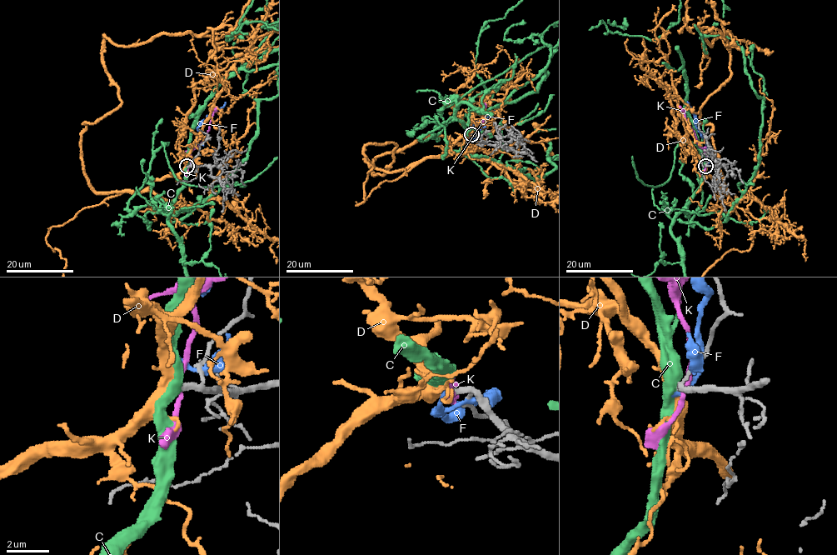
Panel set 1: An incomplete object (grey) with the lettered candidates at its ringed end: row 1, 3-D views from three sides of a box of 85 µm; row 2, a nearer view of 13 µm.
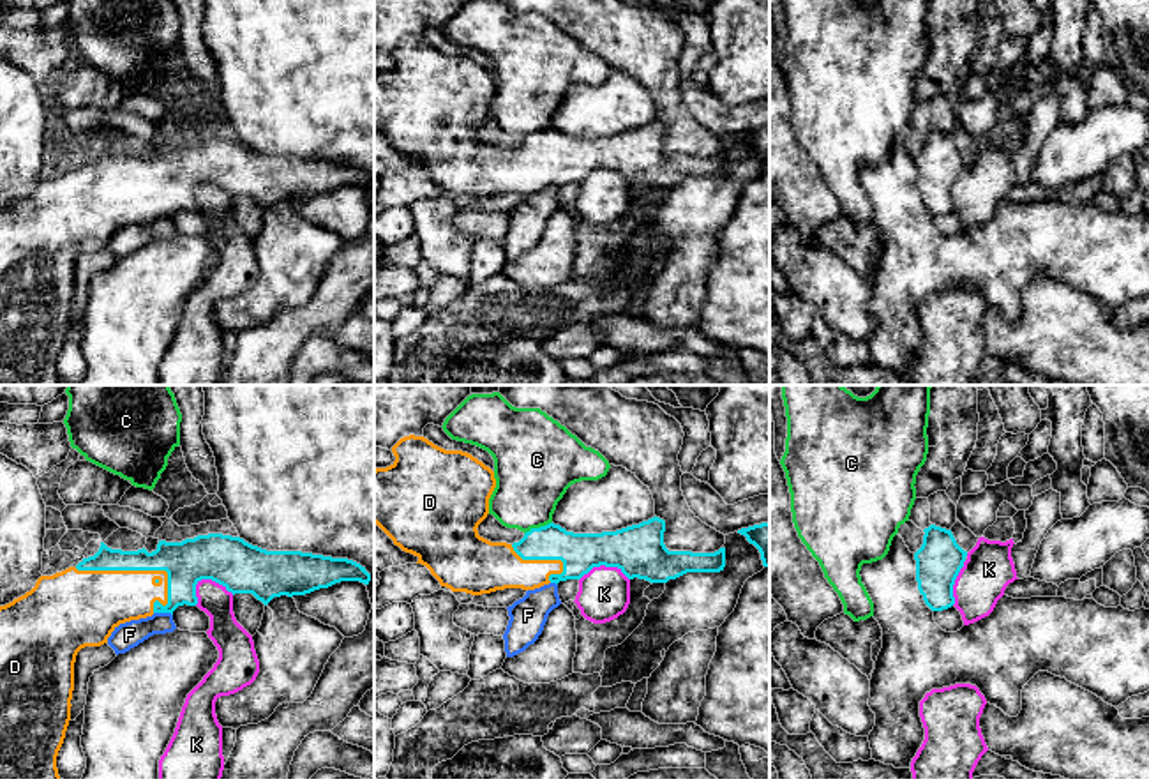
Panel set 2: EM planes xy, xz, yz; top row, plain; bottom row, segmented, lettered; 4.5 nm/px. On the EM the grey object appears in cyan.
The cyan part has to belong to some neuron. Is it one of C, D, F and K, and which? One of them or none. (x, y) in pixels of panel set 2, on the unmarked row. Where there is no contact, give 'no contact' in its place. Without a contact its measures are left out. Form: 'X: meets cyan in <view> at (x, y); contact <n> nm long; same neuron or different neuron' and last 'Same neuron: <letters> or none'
C: meets cyan in xz at (537, 133); contact 140 nm long; different neuron
D: meets cyan in xy at (136, 173); contact 460 nm long; same neuron
F: meets cyan in xy at (163, 216); contact 90 nm long; different neuron
K: meets cyan in xy at (205, 182); contact 190 nm long; different neuron
Same neuron: D

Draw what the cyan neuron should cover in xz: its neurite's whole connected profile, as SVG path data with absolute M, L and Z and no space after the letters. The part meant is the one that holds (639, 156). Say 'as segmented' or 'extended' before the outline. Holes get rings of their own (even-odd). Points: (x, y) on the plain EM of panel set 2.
extended; M404 41L394 51L395 65L374 74L374 127L402 155L418 163L441 191L471 200L505 193L535 194L549 187L581 184L593 171L618 171L628 184L667 187L687 177L720 177L725 152L715 157L669 155L665 125L651 122L616 136L574 138L549 127L531 132L519 147L491 147L478 140L496 92L494 76L462 55L445 55L424 41Z

